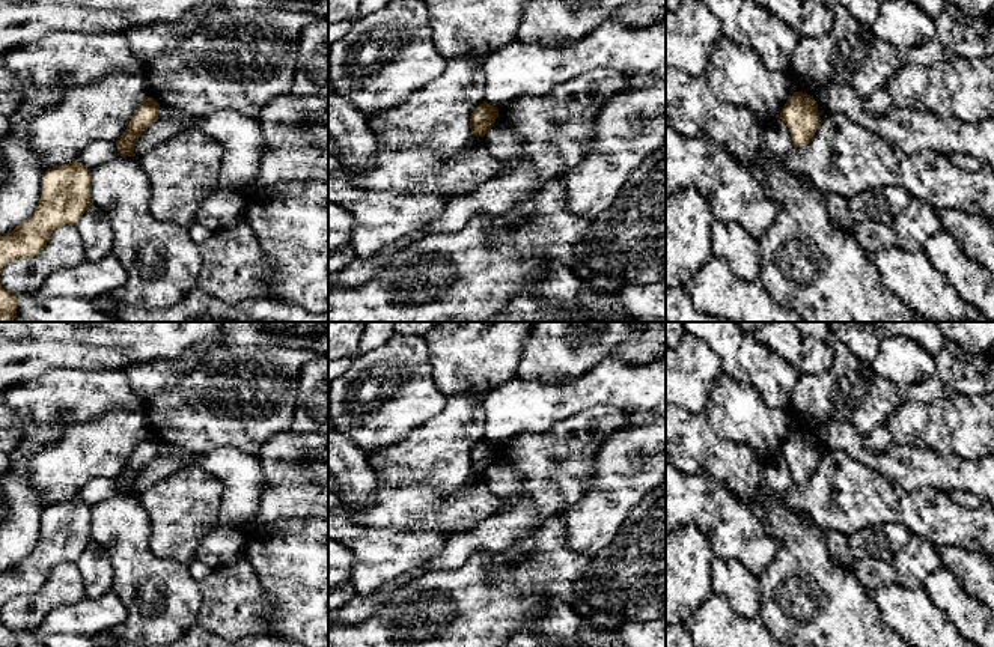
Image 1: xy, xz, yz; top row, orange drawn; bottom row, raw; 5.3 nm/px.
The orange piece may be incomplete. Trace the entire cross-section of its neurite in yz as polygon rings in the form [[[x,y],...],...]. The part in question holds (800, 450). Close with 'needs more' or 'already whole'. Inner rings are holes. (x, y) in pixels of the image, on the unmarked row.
[[[795,429],[780,448],[780,456],[789,465],[794,484],[812,477],[821,459],[813,433]]] | already whole

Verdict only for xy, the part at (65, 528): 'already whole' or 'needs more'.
already whole

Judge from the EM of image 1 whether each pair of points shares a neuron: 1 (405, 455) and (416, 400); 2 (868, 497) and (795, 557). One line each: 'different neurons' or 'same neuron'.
1: different neurons
2: different neurons

